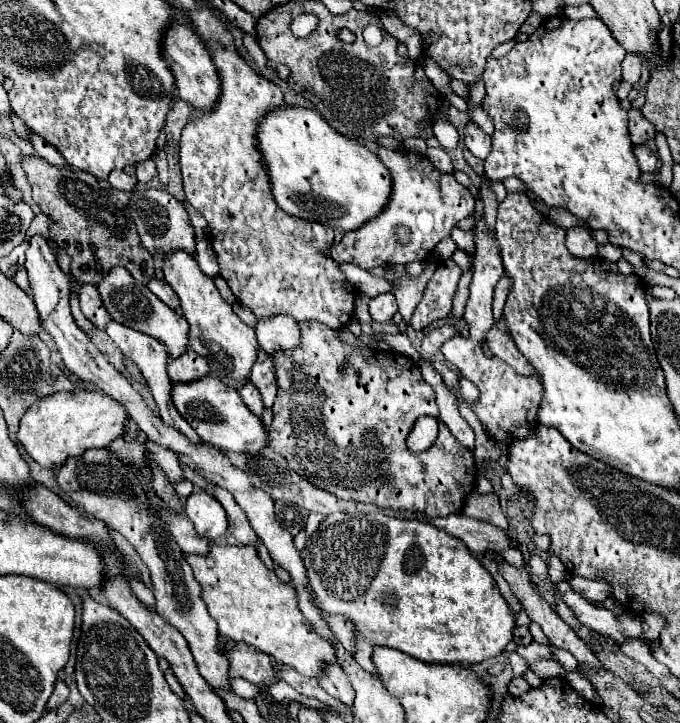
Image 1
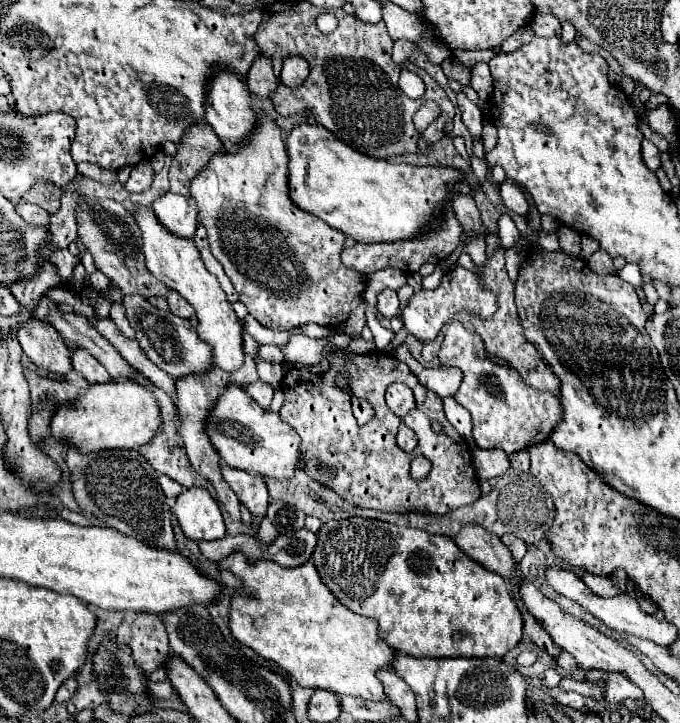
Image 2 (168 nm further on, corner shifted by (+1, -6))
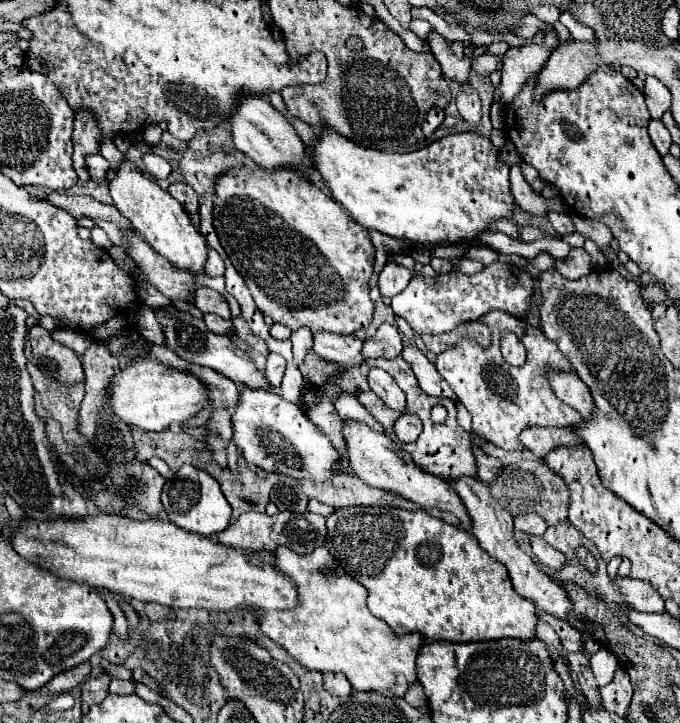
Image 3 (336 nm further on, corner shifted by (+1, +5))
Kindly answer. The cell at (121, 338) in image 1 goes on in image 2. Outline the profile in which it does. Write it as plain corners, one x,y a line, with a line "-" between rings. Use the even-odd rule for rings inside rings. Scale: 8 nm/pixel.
117,301
113,307
111,307
111,313
113,321
117,323
117,327
123,331
123,335
127,335
129,339
135,339
135,331
131,331
131,325
127,323
127,317
125,317
125,311
123,311
123,303

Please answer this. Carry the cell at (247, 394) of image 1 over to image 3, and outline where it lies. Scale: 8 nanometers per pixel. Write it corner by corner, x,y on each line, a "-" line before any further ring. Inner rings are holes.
269,354
267,356
267,366
265,366
263,374
265,374
265,378
267,378
267,382
269,382
269,386
271,386
273,392
281,384
281,378
285,374
285,366
287,366
287,362
285,362
283,356
279,356
279,354

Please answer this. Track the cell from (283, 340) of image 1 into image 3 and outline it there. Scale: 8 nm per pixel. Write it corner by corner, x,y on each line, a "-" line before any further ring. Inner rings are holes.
317,332
313,334
313,352
317,352
323,360
359,366
363,340
355,334
335,334
335,332

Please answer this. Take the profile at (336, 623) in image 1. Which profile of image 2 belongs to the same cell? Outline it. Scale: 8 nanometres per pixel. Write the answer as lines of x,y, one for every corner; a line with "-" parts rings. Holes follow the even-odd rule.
241,553
229,555
227,559
219,561
219,567
231,569
235,575
243,579
241,587
231,599
231,621
229,629
233,637
251,647
261,657
275,661
285,673
297,679
301,687
313,687
313,689
327,689
339,695
351,695
361,697
367,701
383,701
387,699
383,683
377,677
377,671
381,669
393,669
393,659
397,651
389,647
379,635
377,635
377,623
373,619
355,615
349,607
343,607
335,595
327,589
327,585
319,579
319,573
315,571
313,563
285,569
275,561
251,561
245,559

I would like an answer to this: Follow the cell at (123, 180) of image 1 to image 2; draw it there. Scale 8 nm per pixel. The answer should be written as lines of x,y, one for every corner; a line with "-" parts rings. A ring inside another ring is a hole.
151,161
137,163
137,165
133,167
133,171
131,171
129,181
125,183
125,189
127,189
127,191
135,191
135,193
145,191
145,189
151,187
153,175
155,175
155,173
153,173
153,167
151,167

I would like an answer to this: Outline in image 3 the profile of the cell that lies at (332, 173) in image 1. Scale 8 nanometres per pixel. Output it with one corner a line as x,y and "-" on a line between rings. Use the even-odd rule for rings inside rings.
325,130
317,136
311,146
311,158
315,170
321,174
323,182
351,218
367,230
377,230
387,236
419,242
419,244
439,244
439,242
471,242
479,232
487,230
493,220
507,218
513,210
513,196
509,190
509,166
499,162
499,150
479,134
463,132
449,134
417,152
395,154
381,152
373,148
359,146
335,130

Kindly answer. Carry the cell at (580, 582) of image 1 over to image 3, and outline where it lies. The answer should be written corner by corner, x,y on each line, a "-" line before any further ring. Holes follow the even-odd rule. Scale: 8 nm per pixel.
615,578
619,592
625,596
625,600
633,606
639,608
641,612
663,612
663,598
655,588
645,582
645,580
635,580
635,578

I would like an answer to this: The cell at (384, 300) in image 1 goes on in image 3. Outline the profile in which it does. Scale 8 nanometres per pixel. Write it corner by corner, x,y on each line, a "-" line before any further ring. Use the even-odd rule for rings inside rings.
387,262
379,274
379,290
381,290
381,296
387,296
387,298
393,298
395,294
403,292
405,286
409,284
411,280
411,272
395,262

